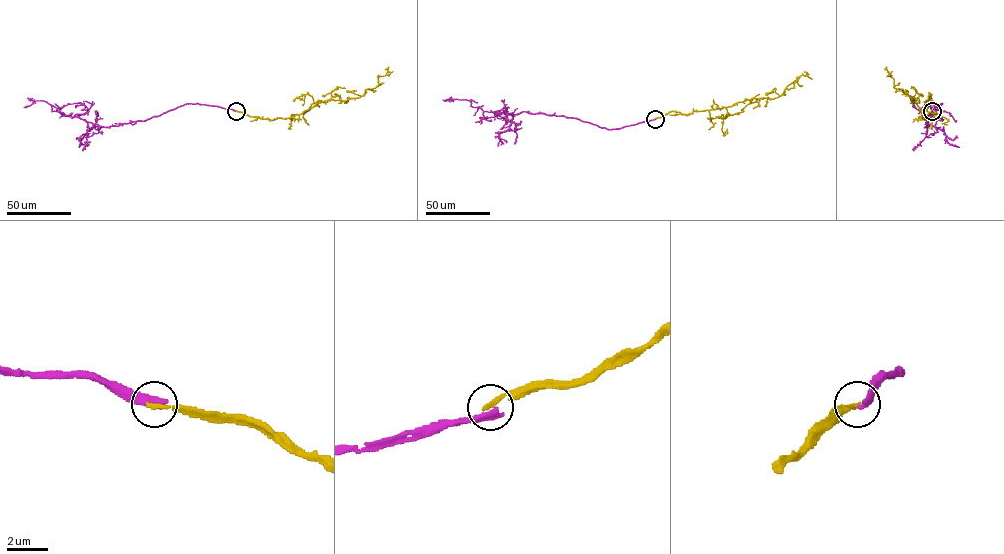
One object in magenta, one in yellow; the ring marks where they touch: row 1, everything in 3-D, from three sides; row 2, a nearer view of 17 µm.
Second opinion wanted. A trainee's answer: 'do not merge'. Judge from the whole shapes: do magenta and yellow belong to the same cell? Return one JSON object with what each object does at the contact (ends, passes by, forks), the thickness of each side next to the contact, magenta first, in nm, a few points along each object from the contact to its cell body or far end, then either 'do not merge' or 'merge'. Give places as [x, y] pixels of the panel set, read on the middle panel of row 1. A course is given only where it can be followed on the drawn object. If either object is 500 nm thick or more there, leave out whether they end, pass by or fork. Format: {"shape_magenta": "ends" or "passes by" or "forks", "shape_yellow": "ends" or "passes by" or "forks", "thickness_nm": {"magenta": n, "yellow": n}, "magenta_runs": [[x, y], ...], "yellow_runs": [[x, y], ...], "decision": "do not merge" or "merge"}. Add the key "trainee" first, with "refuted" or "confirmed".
{"trainee": "confirmed", "shape_magenta": "ends", "shape_yellow": "ends", "thickness_nm": {"magenta": 380, "yellow": 240}, "magenta_runs": [[655, 119], [607, 129], [564, 116], [526, 112], [493, 113], [471, 106], [469, 100], [442, 100]], "yellow_runs": [[655, 119], [671, 111], [688, 114], [731, 106], [746, 99], [777, 97], [800, 76], [806, 75], [804, 71]], "decision": "do not merge"}

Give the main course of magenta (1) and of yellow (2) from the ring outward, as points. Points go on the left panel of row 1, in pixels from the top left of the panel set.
1: (236, 111), (188, 103), (143, 120), (101, 127), (52, 111), (52, 106), (44, 101), (35, 101), (23, 107)
2: (236, 111), (263, 119), (290, 118), (327, 100), (358, 98), (379, 84), (385, 69)

